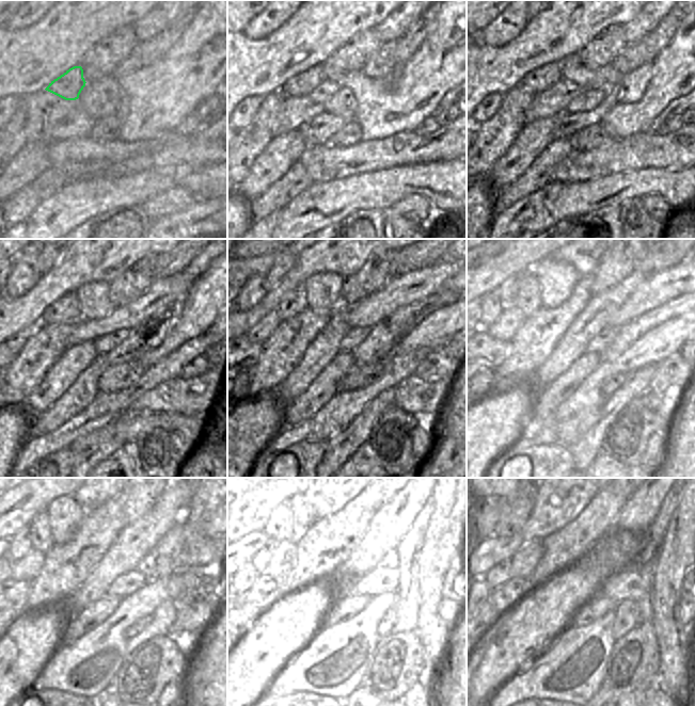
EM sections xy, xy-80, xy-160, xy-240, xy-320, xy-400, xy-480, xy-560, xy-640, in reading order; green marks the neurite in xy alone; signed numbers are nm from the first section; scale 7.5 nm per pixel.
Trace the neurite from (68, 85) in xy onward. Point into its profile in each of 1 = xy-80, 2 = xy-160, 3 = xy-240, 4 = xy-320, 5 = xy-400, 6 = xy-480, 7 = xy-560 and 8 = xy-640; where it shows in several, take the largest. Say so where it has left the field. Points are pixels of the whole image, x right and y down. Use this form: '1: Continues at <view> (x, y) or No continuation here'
1: Continues at xy-80 (301, 84)
2: Continues at xy-160 (540, 79)
3: Continues at xy-240 (65, 310)
4: Continues at xy-320 (294, 302)
5: Continues at xy-400 (527, 300)
6: Continues at xy-480 (41, 533)
7: Continues at xy-560 (281, 526)
8: Continues at xy-640 (514, 513)

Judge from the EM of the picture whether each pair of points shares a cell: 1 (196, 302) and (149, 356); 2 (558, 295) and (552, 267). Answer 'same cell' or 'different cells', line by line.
1: same cell
2: same cell

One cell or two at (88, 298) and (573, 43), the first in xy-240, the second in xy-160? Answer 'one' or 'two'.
two

